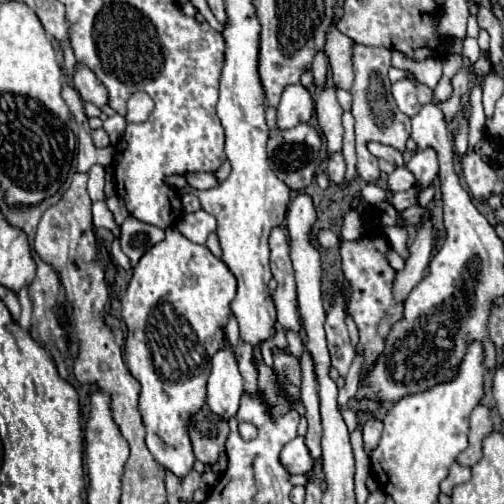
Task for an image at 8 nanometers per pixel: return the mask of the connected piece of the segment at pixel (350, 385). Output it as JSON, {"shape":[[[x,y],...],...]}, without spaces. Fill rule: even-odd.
{"shape":[[[355,356],[353,360],[353,366],[345,378],[345,386],[339,390],[339,408],[343,408],[355,394],[357,394],[357,388],[359,388],[359,378],[361,378],[361,356]]]}

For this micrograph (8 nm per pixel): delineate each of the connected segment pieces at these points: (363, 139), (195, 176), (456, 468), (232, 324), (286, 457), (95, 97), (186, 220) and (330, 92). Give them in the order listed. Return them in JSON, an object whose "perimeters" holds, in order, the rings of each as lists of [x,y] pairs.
{"perimeters":[[[[357,44],[353,50],[353,70],[355,82],[351,88],[353,96],[353,116],[355,116],[355,136],[357,136],[357,172],[365,182],[377,182],[379,178],[378,158],[367,152],[365,144],[369,140],[377,140],[381,144],[395,146],[399,152],[405,152],[405,142],[411,136],[411,118],[399,112],[395,100],[391,98],[387,70],[391,66],[391,54],[387,48],[371,48]]],[[[193,172],[185,176],[189,186],[195,190],[207,190],[207,188],[215,188],[219,184],[217,176],[213,172]]],[[[453,464],[453,466],[449,468],[447,478],[441,482],[441,492],[447,494],[447,496],[451,496],[453,488],[455,488],[457,484],[467,482],[469,478],[471,478],[471,470],[469,470],[469,468],[463,468],[461,464]]],[[[233,314],[229,316],[229,320],[227,320],[227,326],[225,326],[225,330],[227,330],[227,338],[229,338],[229,340],[231,340],[231,344],[235,346],[235,354],[237,354],[237,358],[239,358],[239,352],[237,352],[239,328],[237,328],[237,320],[235,320],[235,316],[233,316]]],[[[297,436],[295,440],[291,440],[283,448],[283,452],[281,452],[281,464],[287,468],[289,474],[307,474],[313,468],[311,454],[307,452],[305,440],[301,436]]],[[[77,64],[75,74],[73,74],[73,86],[85,102],[91,102],[99,108],[103,104],[107,104],[107,100],[109,100],[105,86],[97,80],[97,76],[85,64]]],[[[199,210],[199,212],[193,212],[193,214],[183,214],[175,226],[185,238],[189,238],[191,242],[195,244],[205,244],[207,236],[211,232],[215,232],[217,228],[217,222],[211,214]]],[[[325,88],[315,104],[319,126],[327,138],[329,156],[341,152],[343,146],[343,126],[341,126],[341,106],[335,98],[335,88]]]]}

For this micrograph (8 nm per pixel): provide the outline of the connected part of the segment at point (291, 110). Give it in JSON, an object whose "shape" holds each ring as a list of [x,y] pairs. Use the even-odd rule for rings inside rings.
{"shape":[[[301,84],[287,86],[277,108],[277,126],[281,130],[293,128],[295,124],[309,122],[311,114],[313,114],[313,100],[309,92]]]}

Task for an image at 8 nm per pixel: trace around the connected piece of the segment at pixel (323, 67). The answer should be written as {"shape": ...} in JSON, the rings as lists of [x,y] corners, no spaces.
{"shape":[[[317,52],[315,54],[315,60],[313,60],[313,82],[317,86],[325,86],[327,82],[327,58],[323,52]]]}

